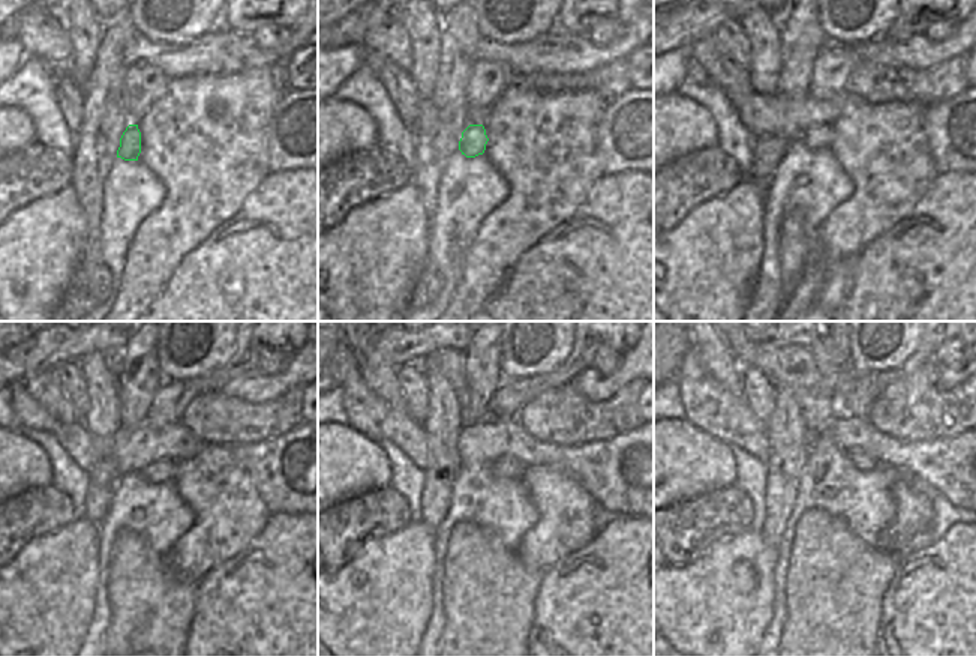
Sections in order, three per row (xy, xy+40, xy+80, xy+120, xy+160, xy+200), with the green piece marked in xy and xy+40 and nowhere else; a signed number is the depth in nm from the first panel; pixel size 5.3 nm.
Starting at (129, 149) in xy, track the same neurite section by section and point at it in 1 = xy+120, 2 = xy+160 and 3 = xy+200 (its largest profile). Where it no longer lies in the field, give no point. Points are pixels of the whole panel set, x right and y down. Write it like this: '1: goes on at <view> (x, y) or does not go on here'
1: goes on at xy+120 (164, 470)
2: goes on at xy+160 (505, 467)
3: goes on at xy+200 (861, 460)

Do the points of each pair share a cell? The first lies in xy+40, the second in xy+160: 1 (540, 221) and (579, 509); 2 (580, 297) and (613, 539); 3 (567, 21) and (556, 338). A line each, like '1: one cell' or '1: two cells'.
1: one cell
2: one cell
3: two cells

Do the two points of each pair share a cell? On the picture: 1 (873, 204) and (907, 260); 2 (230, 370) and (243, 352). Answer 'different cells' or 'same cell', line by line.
1: different cells
2: same cell

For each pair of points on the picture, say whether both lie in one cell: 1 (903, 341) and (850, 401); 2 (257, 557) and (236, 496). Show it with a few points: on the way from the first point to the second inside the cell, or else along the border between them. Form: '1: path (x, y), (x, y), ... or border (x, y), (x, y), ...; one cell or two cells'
1: border (909, 355), (897, 367), (877, 373); two cells
2: border (270, 515), (266, 524), (234, 556), (224, 562); two cells

